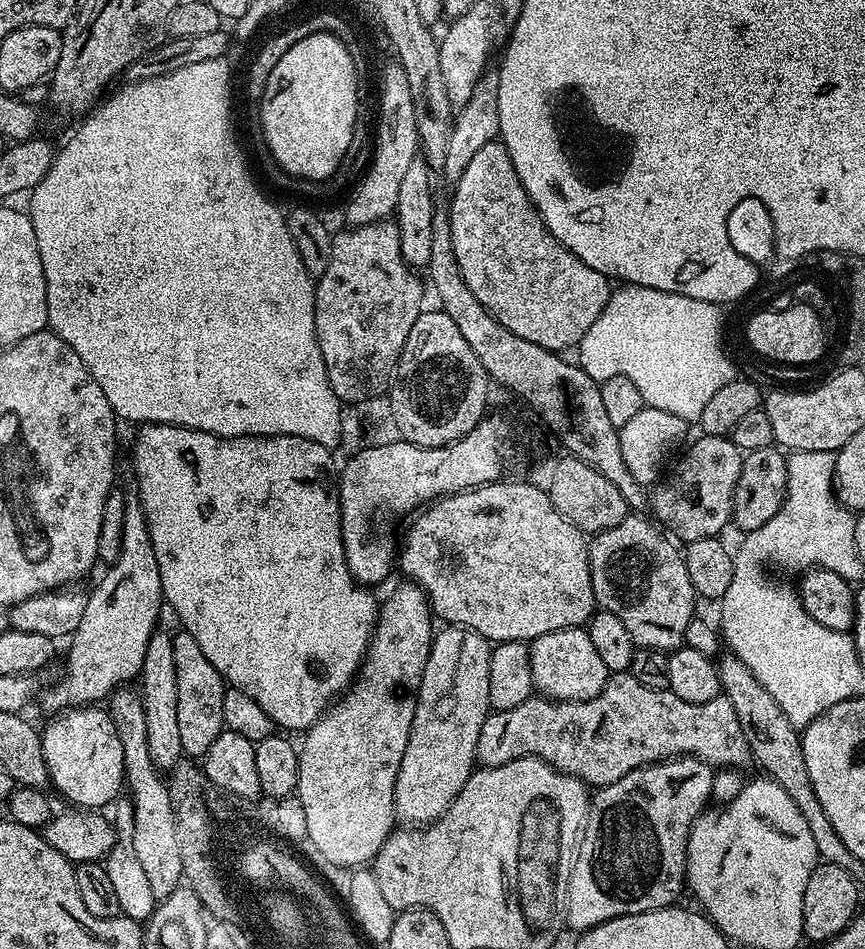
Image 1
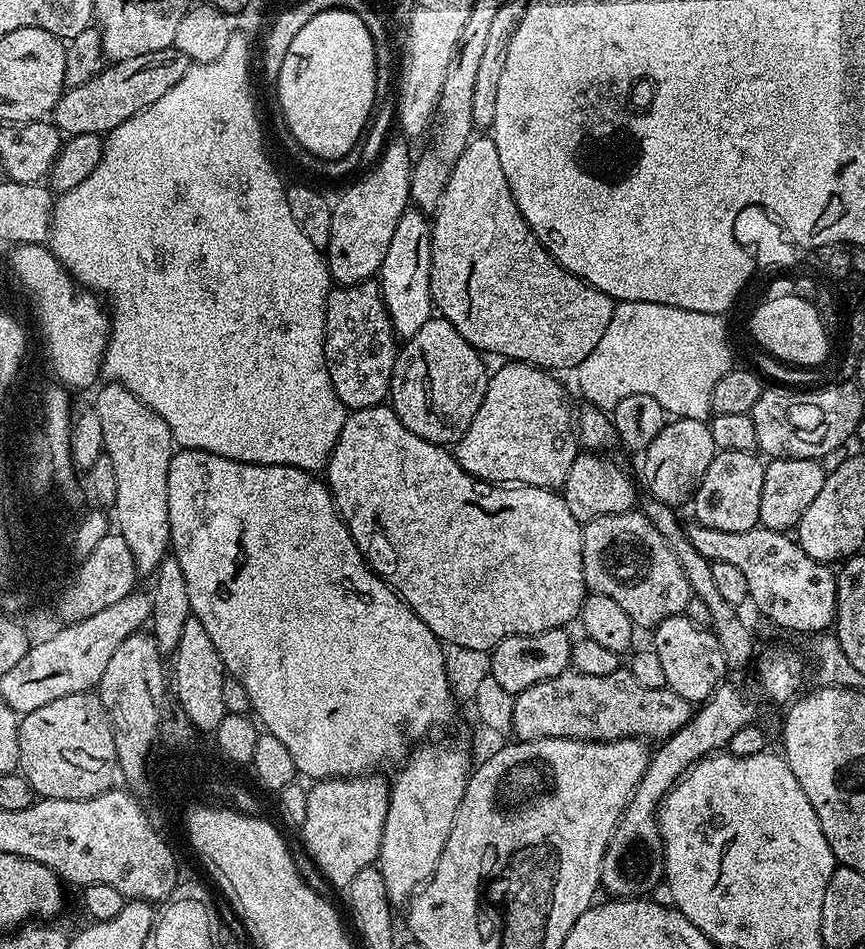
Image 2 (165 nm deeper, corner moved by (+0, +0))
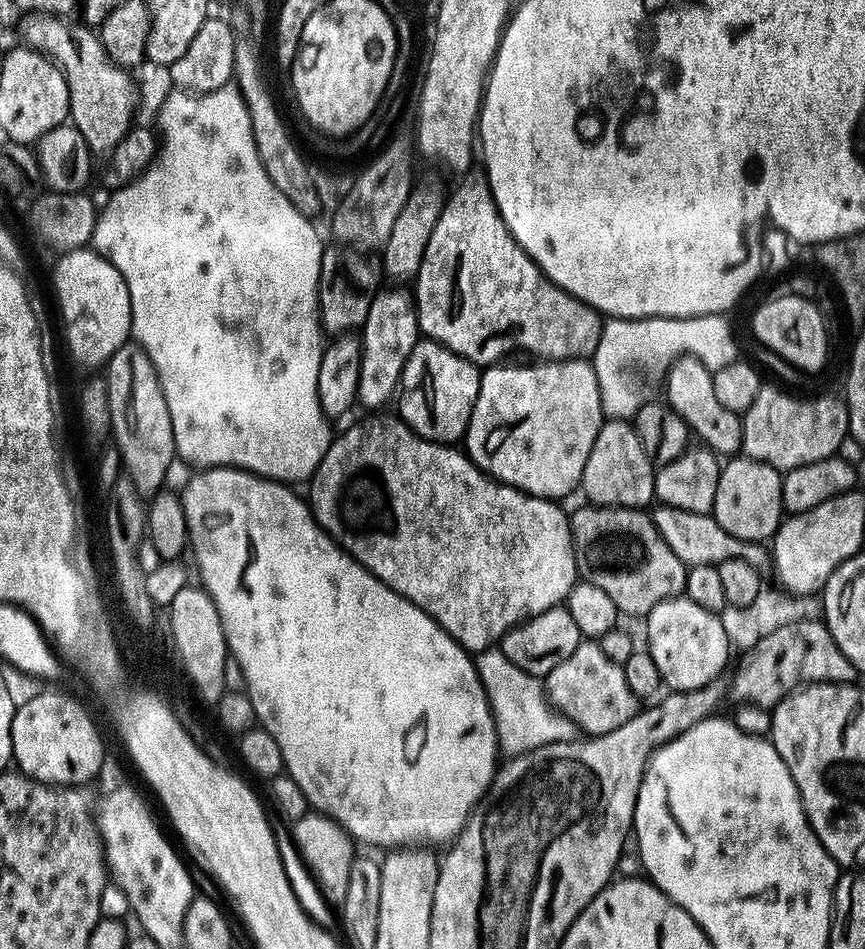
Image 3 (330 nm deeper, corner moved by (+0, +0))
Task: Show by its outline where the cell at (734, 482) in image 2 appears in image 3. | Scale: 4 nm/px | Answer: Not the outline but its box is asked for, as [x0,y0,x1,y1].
[710,454,785,541]

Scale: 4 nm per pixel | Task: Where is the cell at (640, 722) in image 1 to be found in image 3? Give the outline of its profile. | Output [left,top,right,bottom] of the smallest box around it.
[543,638,638,737]

